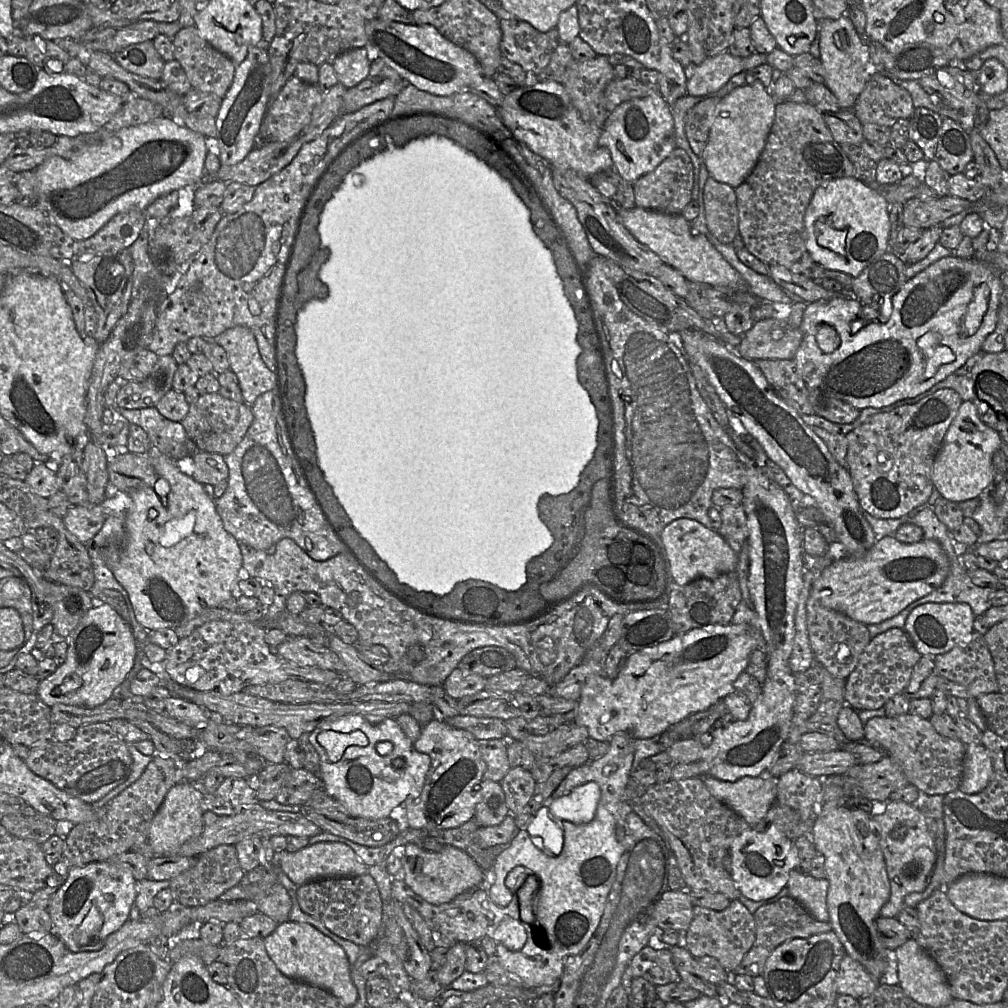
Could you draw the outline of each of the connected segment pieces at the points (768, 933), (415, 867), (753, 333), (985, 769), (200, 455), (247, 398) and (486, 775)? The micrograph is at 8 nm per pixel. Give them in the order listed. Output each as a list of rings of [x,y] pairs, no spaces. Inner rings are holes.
[[[787,895],[774,903],[759,907],[754,913],[756,939],[752,948],[744,956],[740,964],[730,973],[748,975],[752,978],[763,975],[768,957],[784,942],[795,938],[808,938],[832,930],[830,922],[816,920],[797,900]]]
[[[415,843],[402,846],[402,878],[414,893],[431,904],[451,901],[457,895],[472,891],[482,884],[485,872],[466,852],[450,845],[440,851],[426,851]]]
[[[786,308],[777,311],[775,317],[754,323],[742,337],[739,357],[752,361],[794,359],[803,335],[800,328],[788,328]]]
[[[982,744],[966,746],[964,772],[959,789],[969,795],[983,791],[993,777],[992,758]]]
[[[196,451],[193,454],[193,479],[201,484],[215,486],[227,480],[228,468],[220,454]]]
[[[234,326],[212,339],[206,340],[214,342],[224,349],[229,363],[229,369],[237,377],[237,384],[241,390],[243,403],[251,406],[259,395],[275,387],[275,376],[262,361],[254,334],[249,328],[245,326]]]
[[[508,737],[479,740],[478,746],[485,763],[482,779],[500,782],[510,769],[507,758]]]

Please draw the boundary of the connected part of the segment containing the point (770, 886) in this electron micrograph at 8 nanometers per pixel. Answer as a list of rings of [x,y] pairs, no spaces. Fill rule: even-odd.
[[[749,827],[731,844],[731,878],[743,896],[753,901],[767,900],[776,896],[787,886],[789,873],[799,864],[798,850],[784,833],[770,827],[756,831]]]

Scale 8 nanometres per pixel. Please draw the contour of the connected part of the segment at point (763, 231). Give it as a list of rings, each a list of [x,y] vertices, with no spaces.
[[[777,102],[765,147],[749,176],[735,188],[739,234],[747,250],[768,265],[789,269],[806,251],[804,215],[815,190],[827,181],[854,177],[855,173],[822,113],[807,102]]]

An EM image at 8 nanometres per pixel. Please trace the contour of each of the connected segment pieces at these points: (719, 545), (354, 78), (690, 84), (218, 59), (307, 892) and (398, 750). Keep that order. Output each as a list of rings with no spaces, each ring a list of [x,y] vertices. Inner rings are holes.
[[[675,520],[663,529],[661,538],[671,578],[679,586],[685,586],[698,578],[714,579],[724,573],[736,572],[737,553],[718,532],[706,528],[697,521]]]
[[[354,48],[337,56],[332,63],[338,81],[347,89],[355,87],[370,72],[372,53],[369,48]]]
[[[728,51],[687,67],[687,94],[708,97],[721,89],[729,79],[749,69],[766,63],[766,55],[754,53],[749,57],[737,57]]]
[[[194,26],[180,29],[172,43],[174,59],[185,70],[192,88],[223,98],[233,82],[236,65],[203,39]]]
[[[369,874],[315,879],[299,886],[296,898],[304,913],[343,939],[367,947],[382,935],[382,899],[375,880]]]
[[[346,715],[315,728],[309,734],[309,742],[320,758],[319,777],[322,787],[331,797],[338,800],[353,818],[389,817],[391,811],[404,800],[416,799],[420,795],[430,768],[429,755],[415,750],[413,743],[393,717],[386,717],[378,723],[371,723],[363,715]],[[398,757],[403,757],[405,760],[405,766],[401,769],[393,766],[394,759]]]

